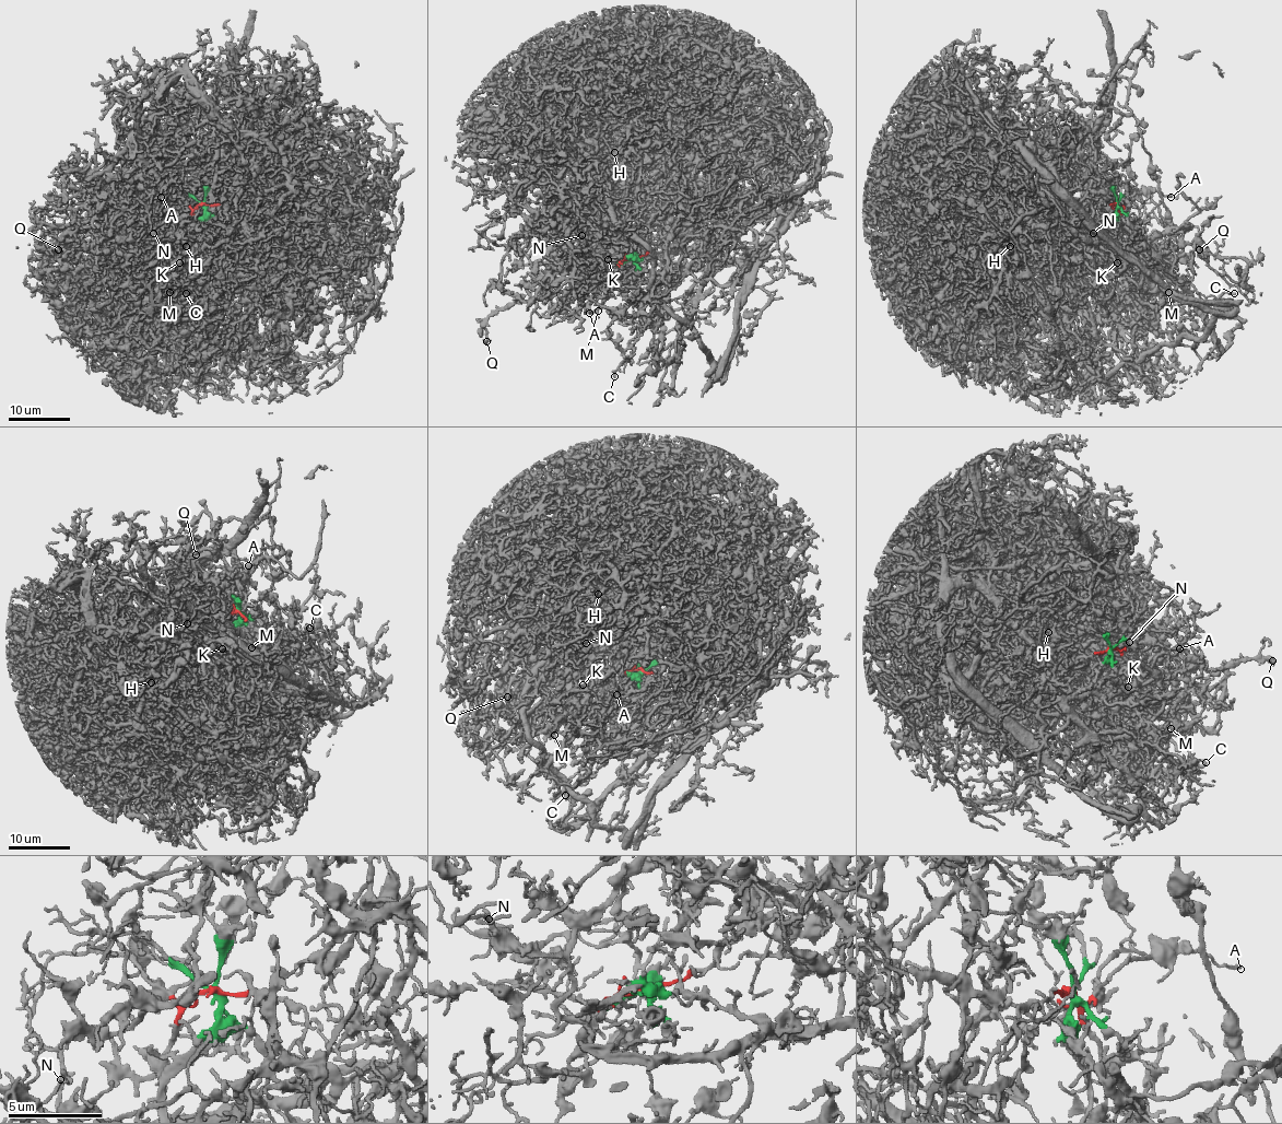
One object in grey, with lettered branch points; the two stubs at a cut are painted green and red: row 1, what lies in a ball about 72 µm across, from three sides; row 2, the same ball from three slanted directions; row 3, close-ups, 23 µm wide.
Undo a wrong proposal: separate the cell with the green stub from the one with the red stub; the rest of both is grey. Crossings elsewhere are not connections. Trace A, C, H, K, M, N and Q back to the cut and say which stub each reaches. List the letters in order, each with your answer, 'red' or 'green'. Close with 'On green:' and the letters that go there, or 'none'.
A: red
C: green
H: green
K: green
M: red
N: green
Q: red
On green: C, H, K, N

